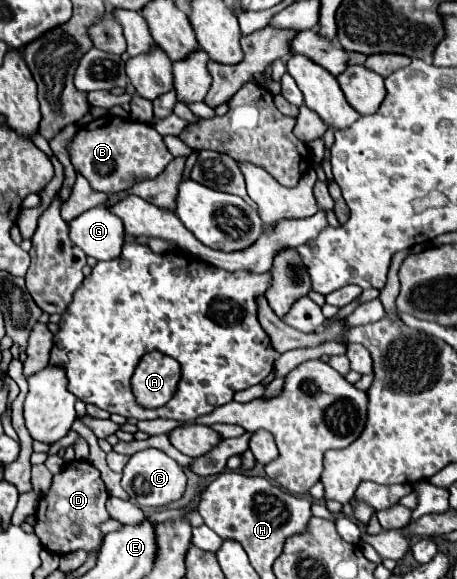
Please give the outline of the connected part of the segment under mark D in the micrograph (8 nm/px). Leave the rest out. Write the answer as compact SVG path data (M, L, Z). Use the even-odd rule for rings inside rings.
M72 461L58 475L52 477L52 487L46 497L42 497L40 507L36 511L36 535L42 545L52 553L62 551L86 551L88 555L98 553L102 545L100 525L110 519L104 509L106 503L106 487L100 479L100 471L90 461Z

